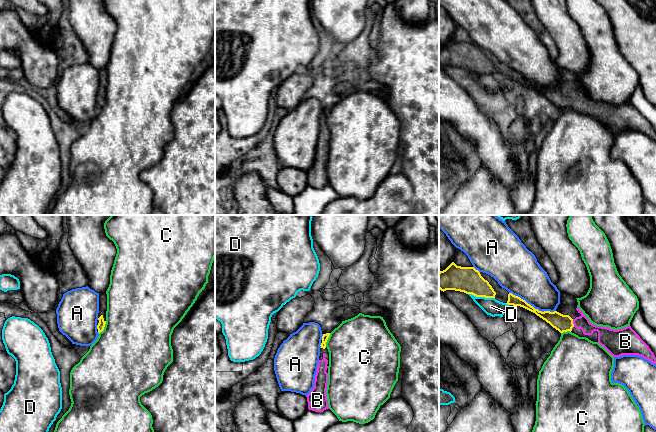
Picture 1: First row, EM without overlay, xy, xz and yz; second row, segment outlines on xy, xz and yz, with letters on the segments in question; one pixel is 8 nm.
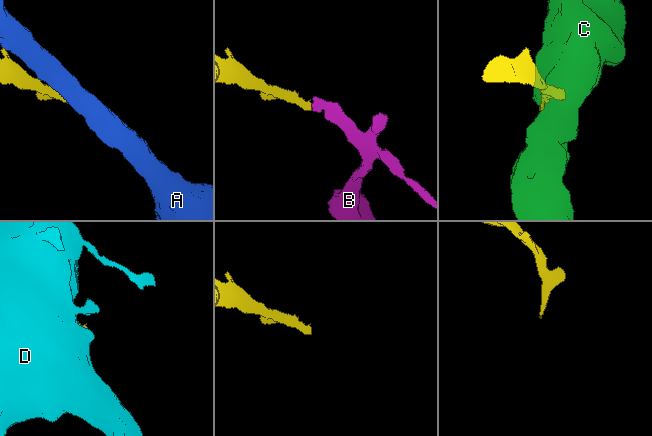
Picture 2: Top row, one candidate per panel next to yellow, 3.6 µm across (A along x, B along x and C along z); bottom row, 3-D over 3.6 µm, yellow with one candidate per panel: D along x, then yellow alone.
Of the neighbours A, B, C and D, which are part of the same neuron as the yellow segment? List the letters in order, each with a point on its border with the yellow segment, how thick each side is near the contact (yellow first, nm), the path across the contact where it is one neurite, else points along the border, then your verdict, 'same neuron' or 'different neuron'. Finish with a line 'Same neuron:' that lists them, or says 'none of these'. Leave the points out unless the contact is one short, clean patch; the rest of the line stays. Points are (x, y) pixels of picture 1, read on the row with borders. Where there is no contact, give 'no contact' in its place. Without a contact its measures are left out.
A: yz (532, 306) | 130/320 nm | different neuron
B: yz (572, 323) | 140/110 nm | across yz (563, 323), (572, 323), (582, 322) | same neuron
C: xz (327, 339) | 50/460 nm | different neuron
D: yz (481, 296) | 200/140 nm | different neuron
Same neuron: B

